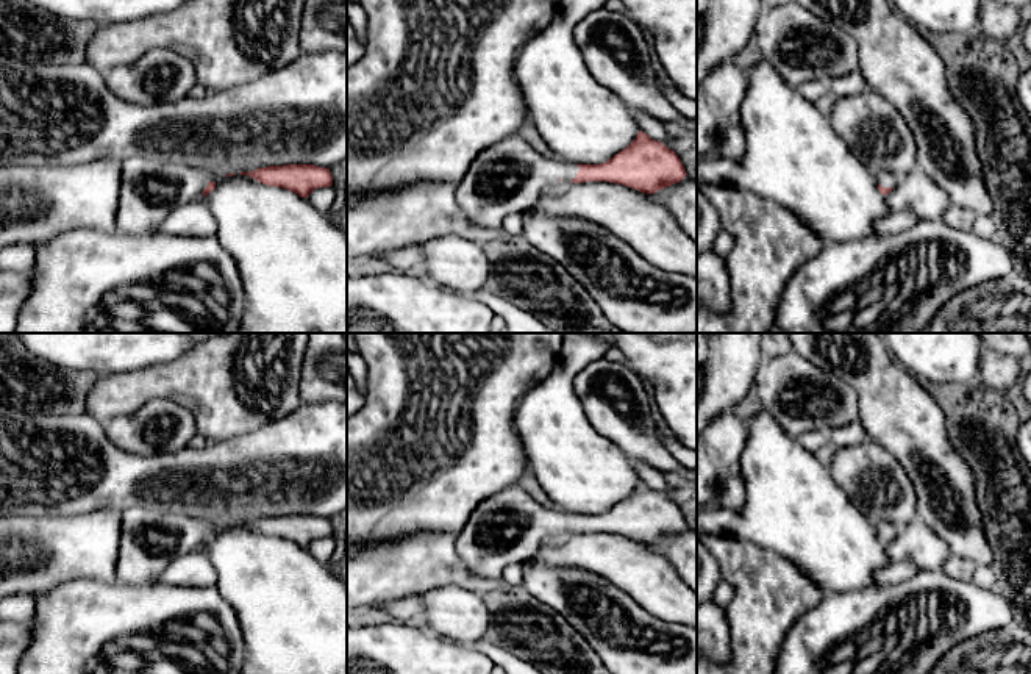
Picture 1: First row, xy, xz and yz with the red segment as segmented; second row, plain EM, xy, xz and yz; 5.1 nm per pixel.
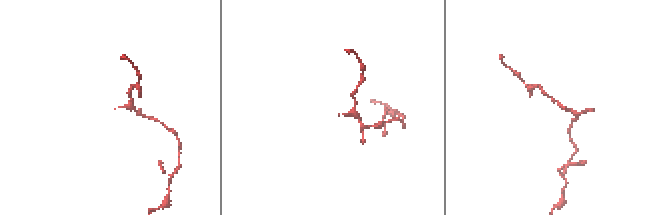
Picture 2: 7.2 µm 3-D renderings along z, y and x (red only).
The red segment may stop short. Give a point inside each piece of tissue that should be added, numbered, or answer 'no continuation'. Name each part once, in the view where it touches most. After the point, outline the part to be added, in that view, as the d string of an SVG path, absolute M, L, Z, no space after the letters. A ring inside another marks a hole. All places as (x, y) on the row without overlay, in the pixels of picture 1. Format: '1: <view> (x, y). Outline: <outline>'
1: xy (150, 540). Outline: M128 508L122 511L122 538L117 555L117 582L155 583L162 571L181 555L203 547L209 532L227 524L209 524L183 513Z

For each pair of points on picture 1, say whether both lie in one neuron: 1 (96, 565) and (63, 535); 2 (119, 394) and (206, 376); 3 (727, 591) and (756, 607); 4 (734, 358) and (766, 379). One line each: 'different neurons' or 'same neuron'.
1: same neuron
2: same neuron
3: different neurons
4: different neurons

